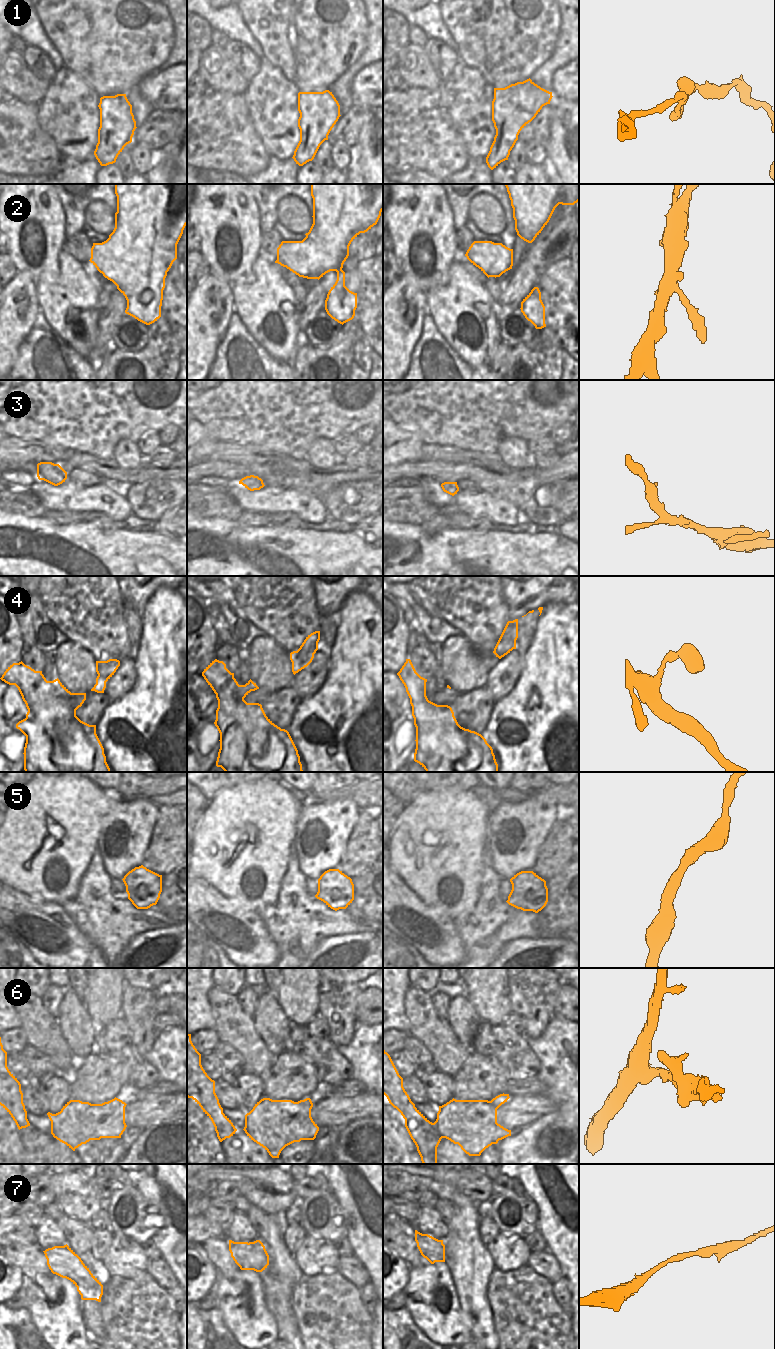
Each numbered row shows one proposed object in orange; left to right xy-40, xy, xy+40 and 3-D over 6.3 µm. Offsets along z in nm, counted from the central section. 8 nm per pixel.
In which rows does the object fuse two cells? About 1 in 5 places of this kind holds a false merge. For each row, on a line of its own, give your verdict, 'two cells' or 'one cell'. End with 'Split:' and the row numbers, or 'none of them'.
1: one cell
2: one cell
3: one cell
4: one cell
5: one cell
6: two cells
7: one cell
Split: 6

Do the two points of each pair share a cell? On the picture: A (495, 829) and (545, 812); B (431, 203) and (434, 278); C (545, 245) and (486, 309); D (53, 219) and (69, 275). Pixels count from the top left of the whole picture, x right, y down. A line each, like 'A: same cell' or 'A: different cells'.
A: same cell
B: same cell
C: different cells
D: different cells

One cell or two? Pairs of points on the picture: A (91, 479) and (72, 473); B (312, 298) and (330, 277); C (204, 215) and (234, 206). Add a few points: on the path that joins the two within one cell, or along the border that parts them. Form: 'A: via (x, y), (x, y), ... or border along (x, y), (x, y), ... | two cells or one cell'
A: via (86, 478), (77, 475) | one cell
B: via (317, 293), (326, 282) | one cell
C: via (211, 211), (223, 211), (227, 207) | one cell

